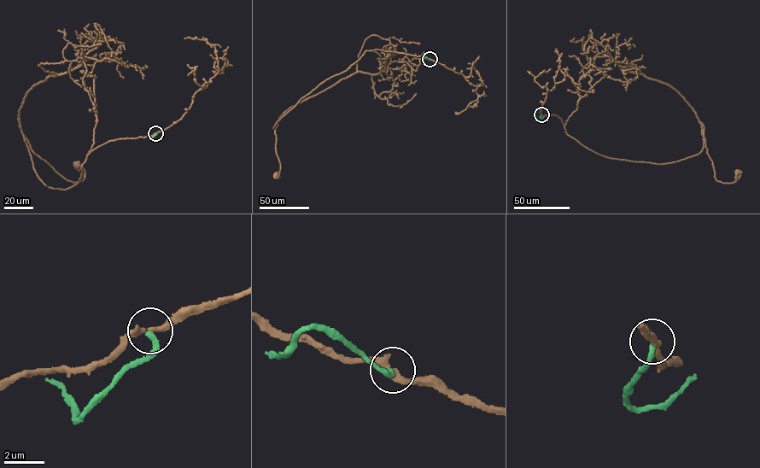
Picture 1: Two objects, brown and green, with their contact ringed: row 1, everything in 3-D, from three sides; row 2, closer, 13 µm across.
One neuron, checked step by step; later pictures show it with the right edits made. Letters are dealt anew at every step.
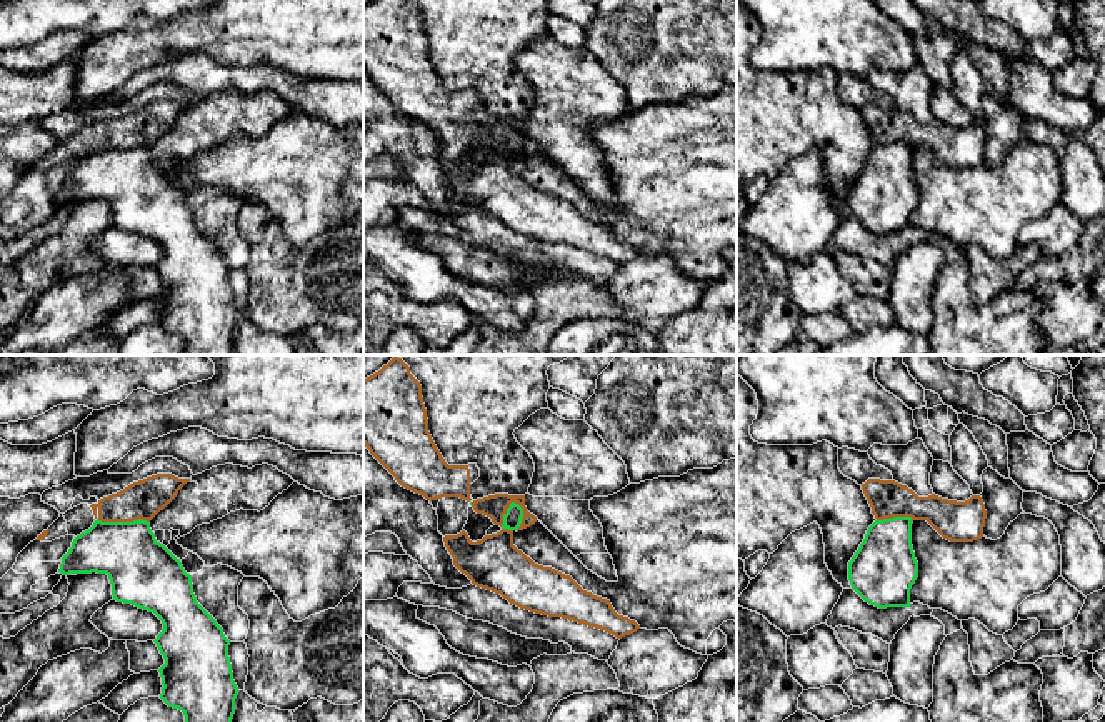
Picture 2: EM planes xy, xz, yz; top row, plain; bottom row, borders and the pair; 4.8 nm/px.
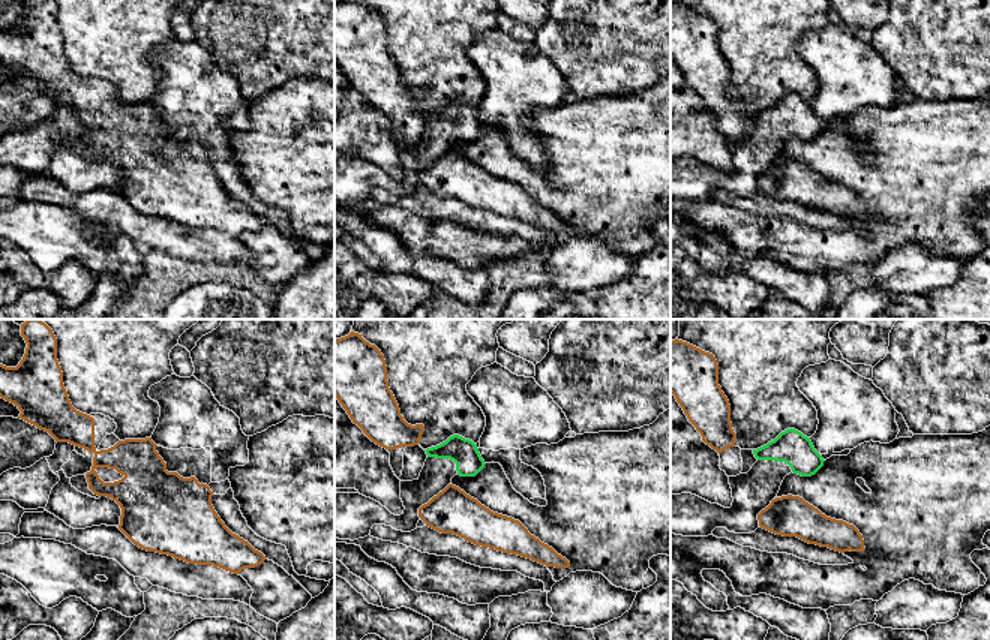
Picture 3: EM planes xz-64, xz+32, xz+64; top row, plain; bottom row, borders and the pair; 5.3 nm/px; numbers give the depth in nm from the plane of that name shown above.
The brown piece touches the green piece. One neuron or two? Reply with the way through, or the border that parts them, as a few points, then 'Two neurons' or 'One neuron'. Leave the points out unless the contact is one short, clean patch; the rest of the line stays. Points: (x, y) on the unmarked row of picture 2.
Boundary: xz (514, 127), (504, 142), (502, 155). Two neurons

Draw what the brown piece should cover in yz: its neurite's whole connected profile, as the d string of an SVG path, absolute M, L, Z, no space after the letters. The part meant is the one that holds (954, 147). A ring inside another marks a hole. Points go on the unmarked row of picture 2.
M868 105L862 117L877 147L910 143L927 147L950 168L973 168L983 163L987 145L980 122L965 128L942 125L935 120L918 123L912 115L895 107Z

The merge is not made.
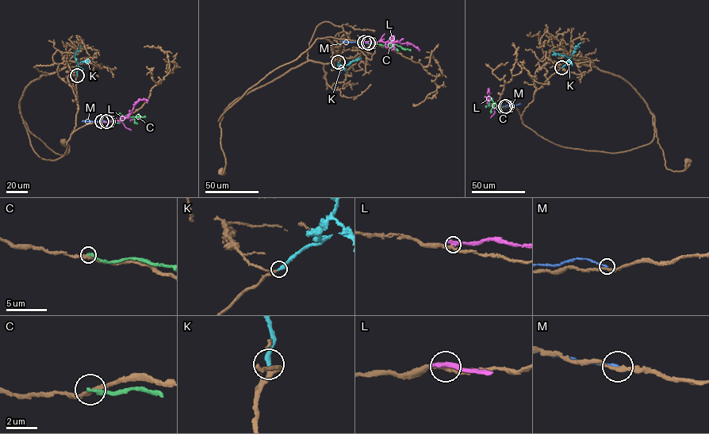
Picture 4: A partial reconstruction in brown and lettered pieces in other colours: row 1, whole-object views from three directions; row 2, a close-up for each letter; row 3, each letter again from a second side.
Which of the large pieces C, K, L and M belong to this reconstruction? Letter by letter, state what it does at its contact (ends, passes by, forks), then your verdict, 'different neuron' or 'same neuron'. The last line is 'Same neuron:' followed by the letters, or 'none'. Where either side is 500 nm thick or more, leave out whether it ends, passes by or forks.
C: it ends | different neuron
K: it ends | same neuron
L: it ends | different neuron
M: it ends | different neuron
Same neuron: K

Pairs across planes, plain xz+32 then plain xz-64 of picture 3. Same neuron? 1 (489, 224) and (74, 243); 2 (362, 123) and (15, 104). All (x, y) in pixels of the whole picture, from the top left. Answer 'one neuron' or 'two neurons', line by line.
1: two neurons
2: one neuron

